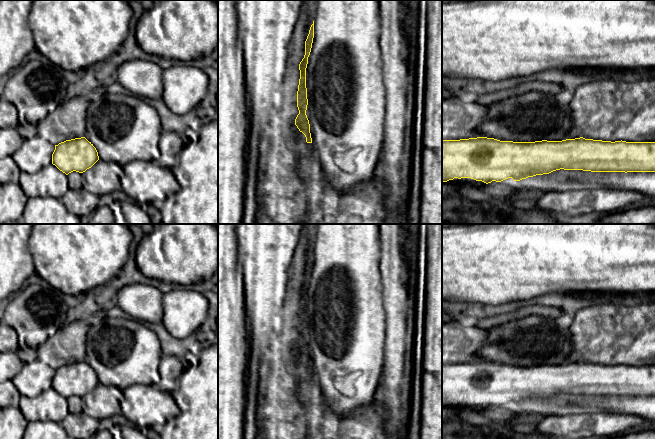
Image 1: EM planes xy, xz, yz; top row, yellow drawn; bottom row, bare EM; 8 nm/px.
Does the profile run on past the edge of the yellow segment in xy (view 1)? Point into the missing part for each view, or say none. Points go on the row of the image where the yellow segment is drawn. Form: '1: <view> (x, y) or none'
1: none

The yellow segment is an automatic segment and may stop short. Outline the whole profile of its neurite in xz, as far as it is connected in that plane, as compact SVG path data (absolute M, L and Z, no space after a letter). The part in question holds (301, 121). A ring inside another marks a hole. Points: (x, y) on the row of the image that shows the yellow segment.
M314 21L310 27L309 34L305 41L305 55L302 61L299 64L300 70L300 79L297 91L297 107L299 114L295 119L295 125L306 137L307 143L312 143L311 133L310 133L310 124L306 115L308 99L307 99L307 88L306 88L306 68L308 64L308 57L311 52L312 43L314 38Z

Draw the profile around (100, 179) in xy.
M98 160L82 173L82 188L101 197L122 190L130 196L133 185L123 171L123 166L115 162Z

